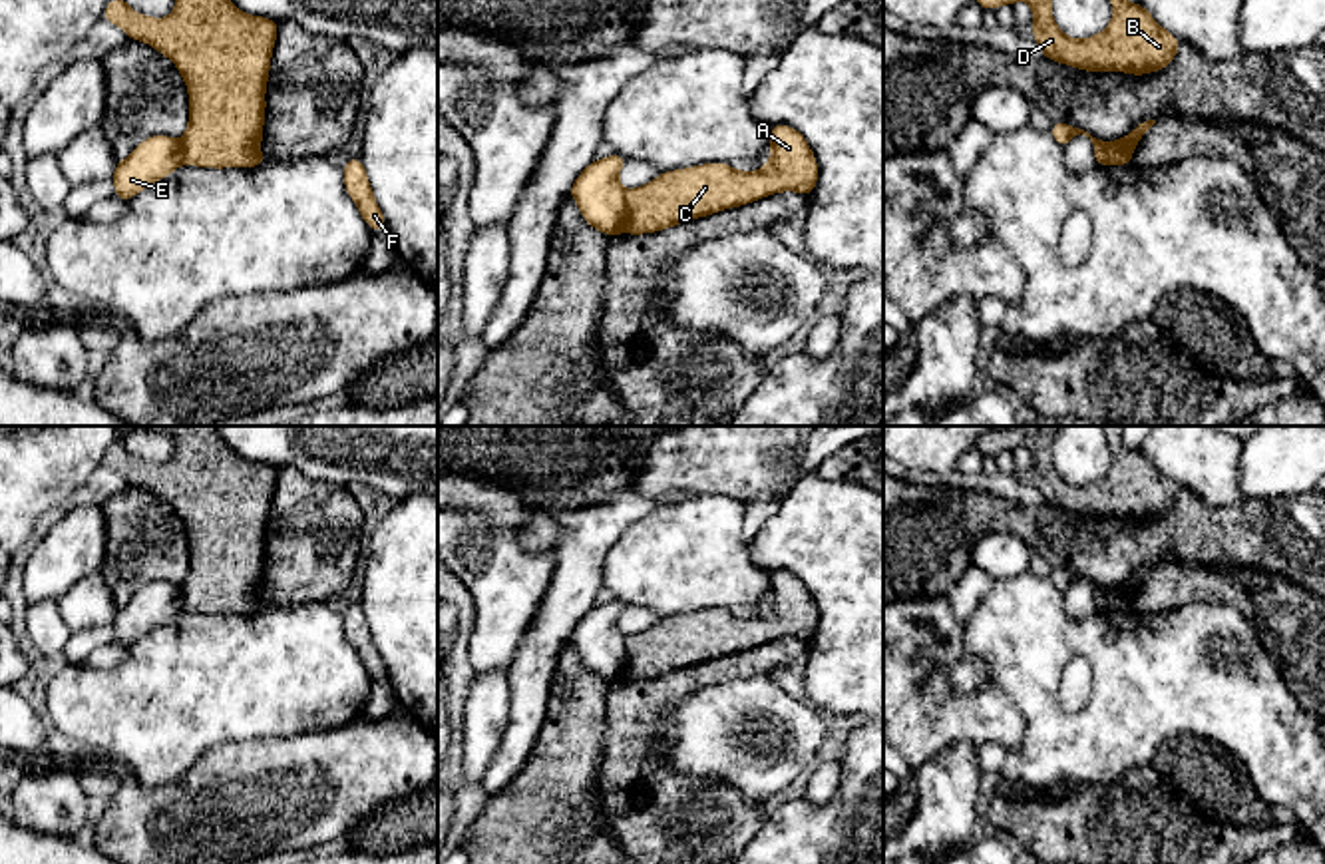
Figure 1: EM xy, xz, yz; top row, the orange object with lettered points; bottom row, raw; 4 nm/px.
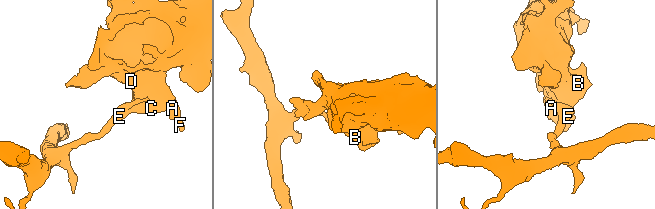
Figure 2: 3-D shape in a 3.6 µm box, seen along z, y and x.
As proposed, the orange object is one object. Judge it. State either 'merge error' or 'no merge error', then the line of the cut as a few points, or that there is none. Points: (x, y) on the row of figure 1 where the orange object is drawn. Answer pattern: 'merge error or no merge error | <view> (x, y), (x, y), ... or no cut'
merge error | xz (627, 192), (627, 212), (621, 229)

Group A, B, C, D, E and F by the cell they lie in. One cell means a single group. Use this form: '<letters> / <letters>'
A B C D F / E

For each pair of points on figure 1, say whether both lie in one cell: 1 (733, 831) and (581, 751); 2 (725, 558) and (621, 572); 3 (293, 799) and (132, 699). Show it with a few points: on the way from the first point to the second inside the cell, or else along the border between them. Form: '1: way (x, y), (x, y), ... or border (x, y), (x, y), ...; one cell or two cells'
1: border (607, 715), (601, 763), (595, 773), (601, 807); two cells
2: way (699, 558), (679, 558), (647, 566); one cell
3: border (259, 739), (223, 741), (211, 747), (178, 779); two cells

